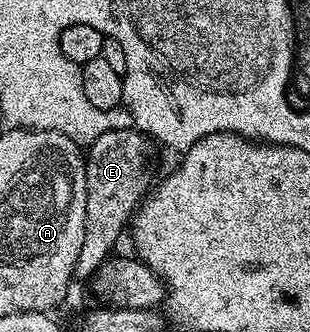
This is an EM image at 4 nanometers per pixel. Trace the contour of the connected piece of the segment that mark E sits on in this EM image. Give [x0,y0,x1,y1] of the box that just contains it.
[73,128,148,282]

